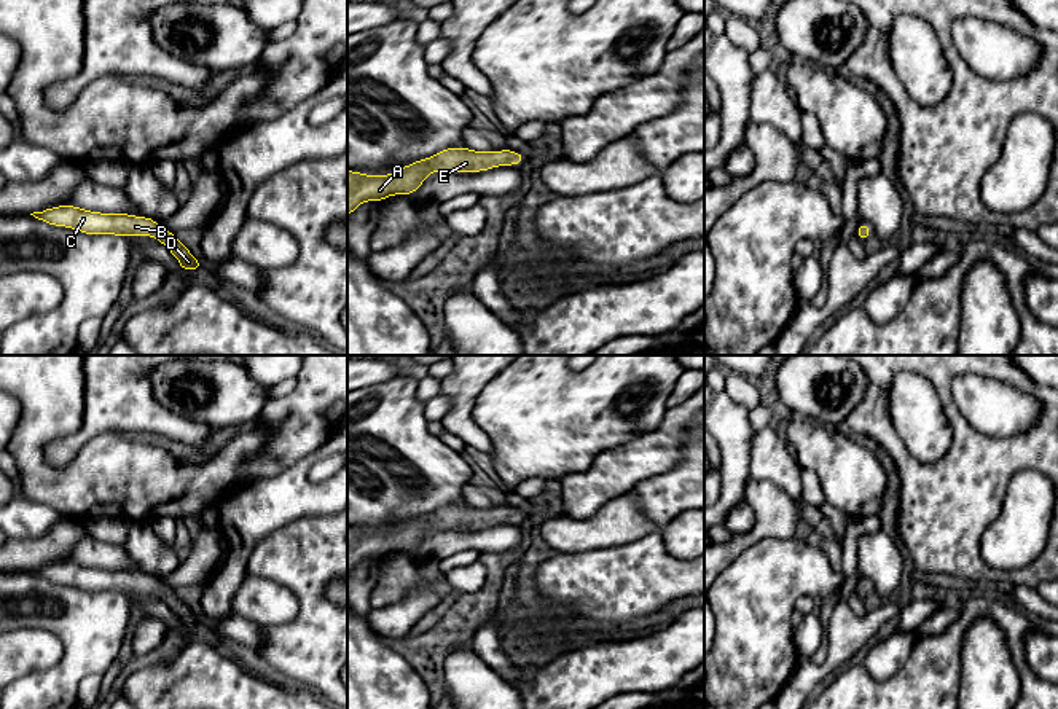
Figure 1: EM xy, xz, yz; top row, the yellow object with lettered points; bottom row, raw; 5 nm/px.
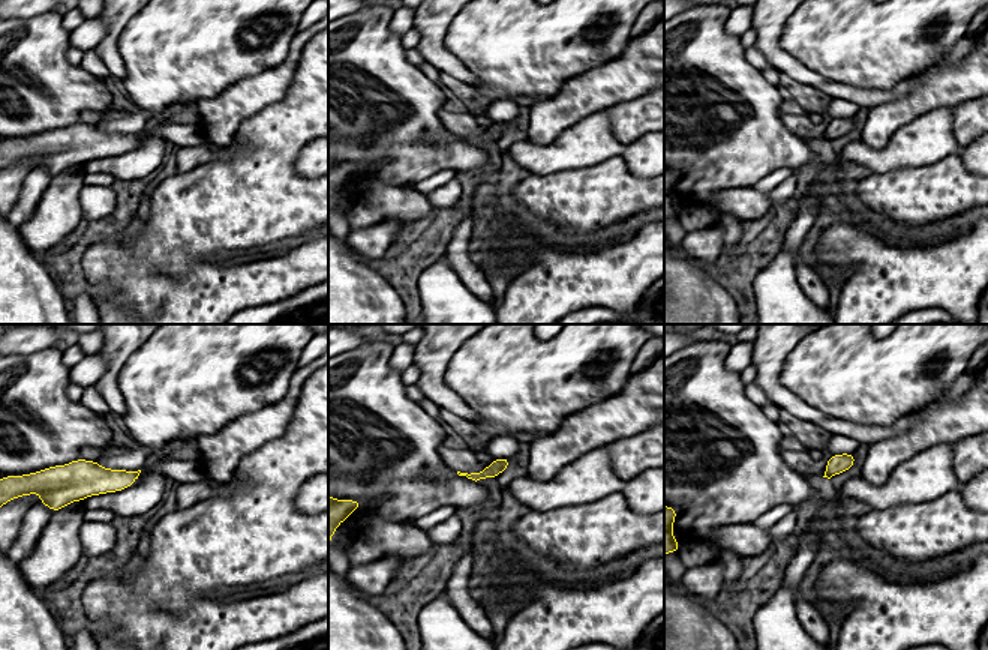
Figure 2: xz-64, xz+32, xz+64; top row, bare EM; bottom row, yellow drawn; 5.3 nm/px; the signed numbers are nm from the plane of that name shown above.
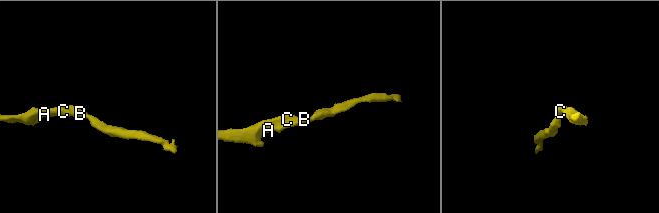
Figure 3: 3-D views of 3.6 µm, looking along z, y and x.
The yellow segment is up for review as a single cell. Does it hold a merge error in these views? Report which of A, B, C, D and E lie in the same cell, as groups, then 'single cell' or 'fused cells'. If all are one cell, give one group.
groups A B C D E; single cell

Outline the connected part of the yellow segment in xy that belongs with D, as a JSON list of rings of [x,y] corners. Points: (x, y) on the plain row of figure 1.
[[[70,561],[45,566],[30,572],[48,582],[72,585],[91,593],[151,593],[169,605],[169,609],[178,617],[182,628],[202,625],[201,617],[194,615],[188,604],[182,601],[172,588],[159,585],[158,578],[148,574],[91,569]]]

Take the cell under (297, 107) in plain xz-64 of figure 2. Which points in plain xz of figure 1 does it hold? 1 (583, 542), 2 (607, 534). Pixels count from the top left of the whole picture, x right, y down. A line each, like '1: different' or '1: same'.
1: different
2: different

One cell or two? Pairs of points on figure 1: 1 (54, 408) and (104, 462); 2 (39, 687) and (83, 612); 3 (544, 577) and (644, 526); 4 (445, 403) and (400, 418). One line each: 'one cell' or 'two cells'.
1: one cell
2: one cell
3: two cells
4: two cells

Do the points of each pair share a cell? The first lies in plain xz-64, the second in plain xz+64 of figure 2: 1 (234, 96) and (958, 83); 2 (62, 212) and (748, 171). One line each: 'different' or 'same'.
1: same
2: different

